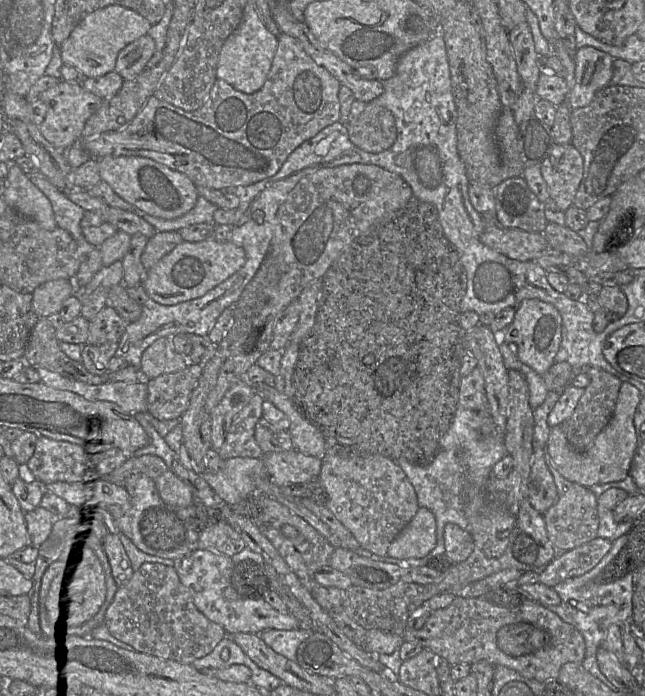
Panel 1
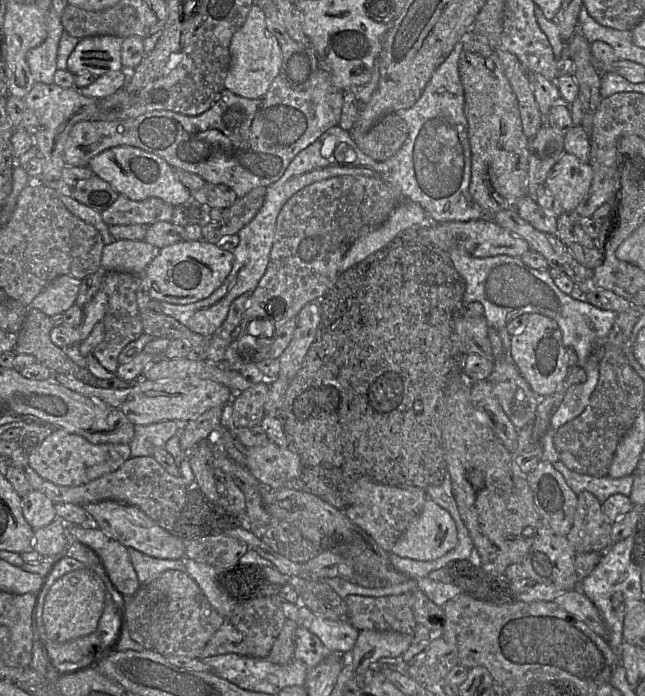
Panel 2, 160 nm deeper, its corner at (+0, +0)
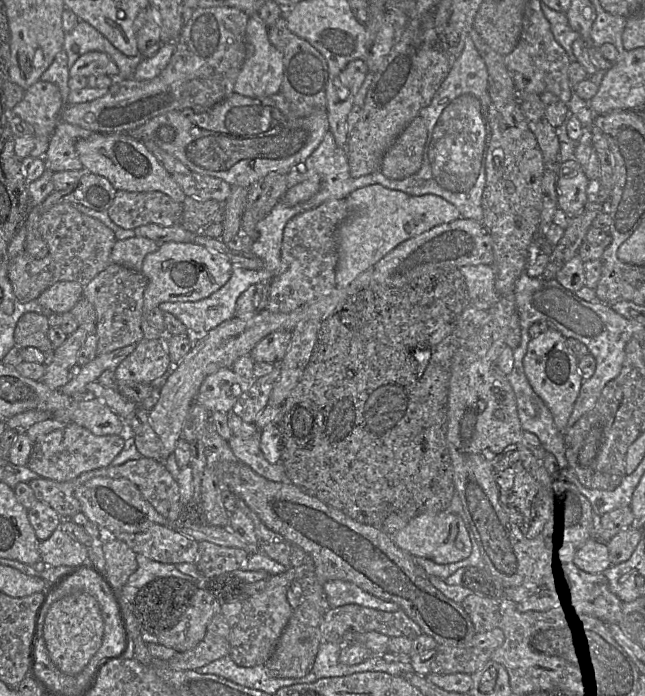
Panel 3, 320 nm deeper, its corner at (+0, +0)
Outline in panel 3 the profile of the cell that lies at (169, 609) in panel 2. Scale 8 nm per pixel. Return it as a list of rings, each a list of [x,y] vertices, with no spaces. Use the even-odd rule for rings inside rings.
[[[200,589],[177,625],[156,635],[156,643],[177,652],[187,652],[203,640],[209,622],[220,612],[221,604],[214,594]]]

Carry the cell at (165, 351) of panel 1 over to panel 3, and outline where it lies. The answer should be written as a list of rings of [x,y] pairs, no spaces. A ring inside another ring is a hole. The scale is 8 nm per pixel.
[[[166,242],[145,256],[141,272],[148,280],[144,292],[142,331],[144,339],[153,340],[163,337],[147,320],[147,313],[158,308],[163,302],[188,302],[204,299],[227,283],[234,265],[217,252],[194,243]]]

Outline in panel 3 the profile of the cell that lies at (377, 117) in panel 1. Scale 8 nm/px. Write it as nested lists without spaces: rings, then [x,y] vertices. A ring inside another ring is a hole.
[[[417,116],[386,151],[380,171],[395,180],[417,173],[422,166],[427,135],[424,120]]]

